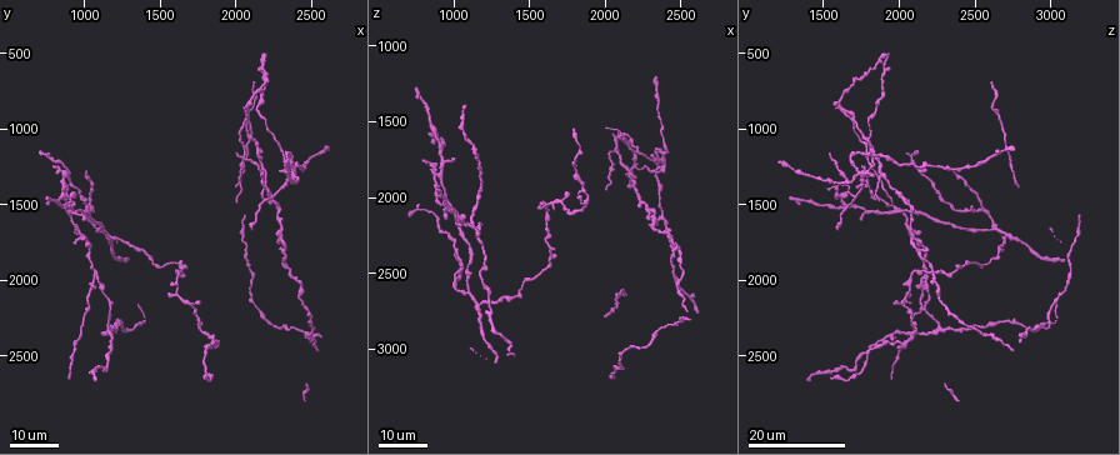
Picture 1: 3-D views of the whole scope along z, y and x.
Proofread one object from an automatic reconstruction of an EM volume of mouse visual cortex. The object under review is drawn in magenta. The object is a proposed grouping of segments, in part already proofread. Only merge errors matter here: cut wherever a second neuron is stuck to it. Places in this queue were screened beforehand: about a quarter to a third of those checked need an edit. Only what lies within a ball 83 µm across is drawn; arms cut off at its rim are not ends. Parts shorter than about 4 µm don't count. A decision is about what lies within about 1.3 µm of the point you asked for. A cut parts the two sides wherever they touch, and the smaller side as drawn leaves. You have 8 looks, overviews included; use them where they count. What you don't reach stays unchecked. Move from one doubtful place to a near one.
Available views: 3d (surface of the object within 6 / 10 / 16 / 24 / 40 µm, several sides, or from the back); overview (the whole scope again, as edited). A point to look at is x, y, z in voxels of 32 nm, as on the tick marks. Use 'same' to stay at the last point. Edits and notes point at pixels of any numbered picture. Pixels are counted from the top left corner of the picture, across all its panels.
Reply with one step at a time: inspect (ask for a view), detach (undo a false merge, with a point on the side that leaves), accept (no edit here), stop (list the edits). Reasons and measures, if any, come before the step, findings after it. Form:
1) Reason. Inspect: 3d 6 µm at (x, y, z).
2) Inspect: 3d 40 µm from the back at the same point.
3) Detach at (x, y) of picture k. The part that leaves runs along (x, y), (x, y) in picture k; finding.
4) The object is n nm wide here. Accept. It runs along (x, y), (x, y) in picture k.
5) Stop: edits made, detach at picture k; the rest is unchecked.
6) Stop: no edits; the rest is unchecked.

Branch point. Inspect: 3d 16 µm at (1140, 1700, 2700).

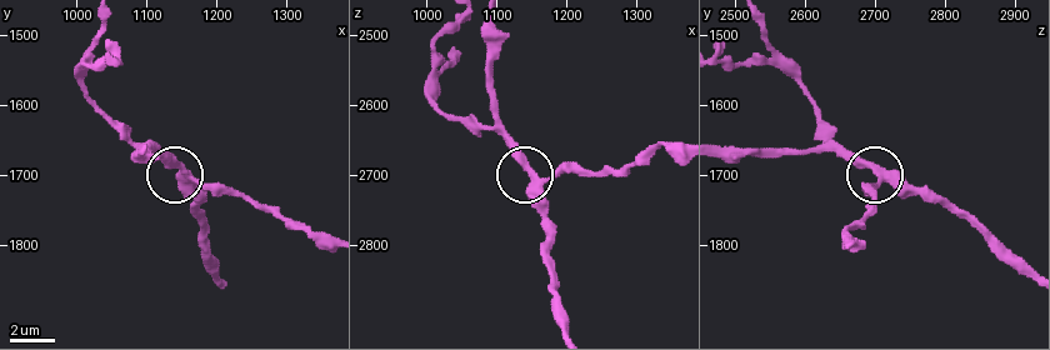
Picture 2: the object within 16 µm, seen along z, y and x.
Inspect: 3d 6 µm at (1150, 1695, 2700).

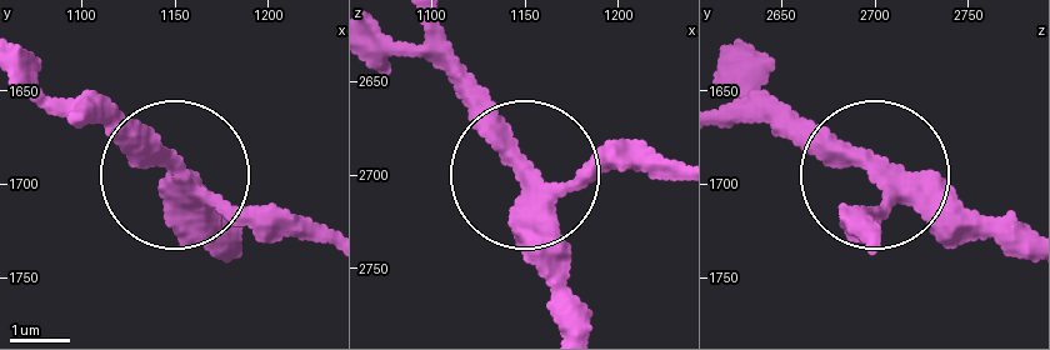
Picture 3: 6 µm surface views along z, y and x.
3 arms meet here. Accept. All the same neuron.

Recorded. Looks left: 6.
Three-way junction. Inspect: 3d 16 µm at (2320, 1740, 2080).

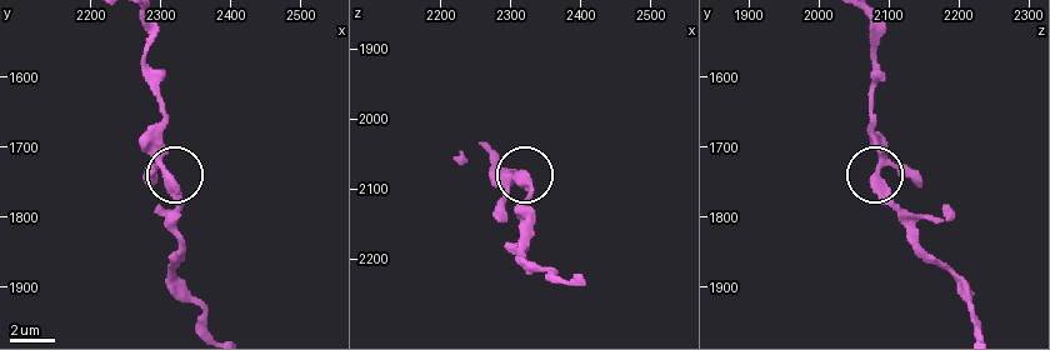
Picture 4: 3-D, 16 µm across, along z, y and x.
Inspect: 3d 10 µm at (2310, 1745, 2085).

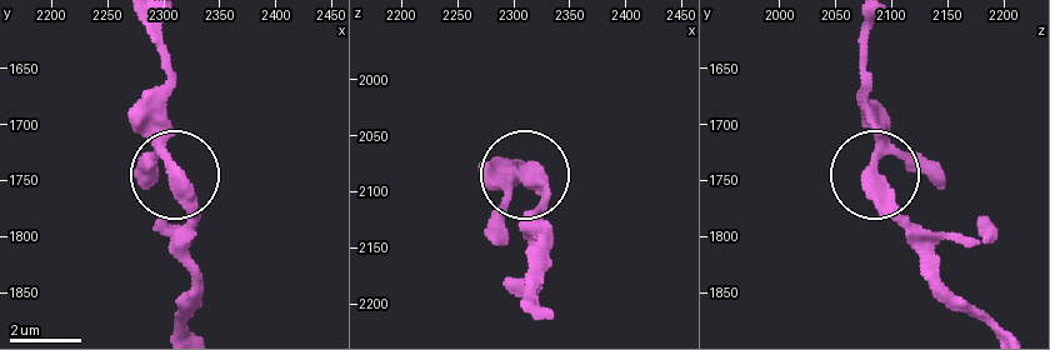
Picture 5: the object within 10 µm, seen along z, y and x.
The object is 290 nm wide here. Accept. It runs along (878, 174), (869, 86) in picture 5; continuous, no second neuron.

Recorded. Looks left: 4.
Looks like a crossing. Inspect: 3d 24 µm at (2380, 1300, 1760).

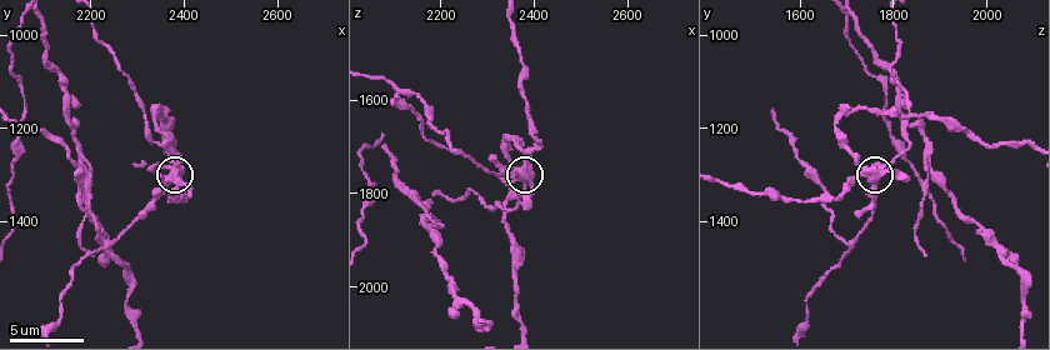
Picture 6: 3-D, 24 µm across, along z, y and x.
Closer look. Inspect: 3d 10 µm at (2375, 1310, 1745).

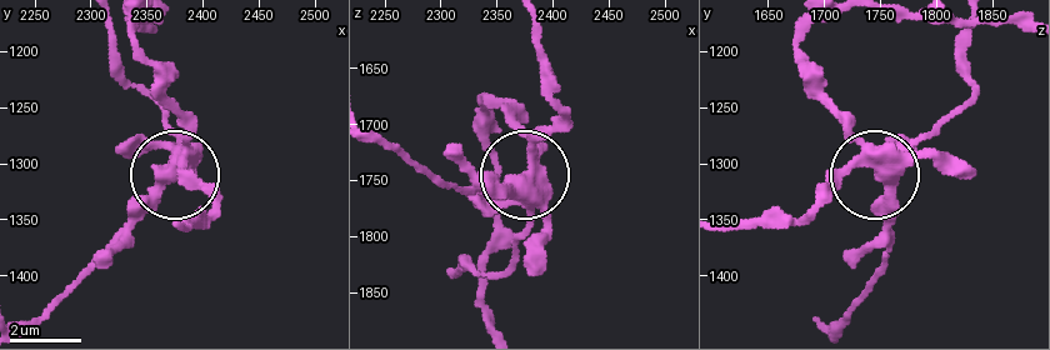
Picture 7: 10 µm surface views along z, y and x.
The side arm is 21 µm long. Detach at (528, 206) of picture 7. The part that leaves runs along (530, 159), (528, 228), (509, 263), (459, 271) in picture 7; a second neuron is stuck on.

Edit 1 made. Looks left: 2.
Stop: edits made, detach at picture 7; the rest is unchecked.

